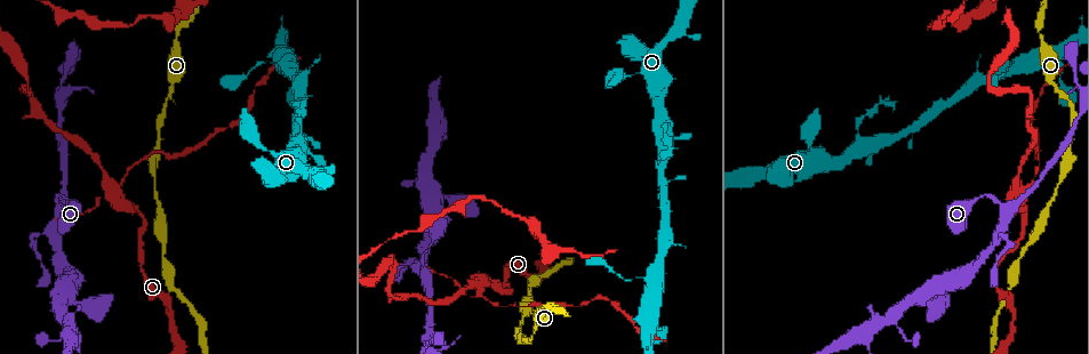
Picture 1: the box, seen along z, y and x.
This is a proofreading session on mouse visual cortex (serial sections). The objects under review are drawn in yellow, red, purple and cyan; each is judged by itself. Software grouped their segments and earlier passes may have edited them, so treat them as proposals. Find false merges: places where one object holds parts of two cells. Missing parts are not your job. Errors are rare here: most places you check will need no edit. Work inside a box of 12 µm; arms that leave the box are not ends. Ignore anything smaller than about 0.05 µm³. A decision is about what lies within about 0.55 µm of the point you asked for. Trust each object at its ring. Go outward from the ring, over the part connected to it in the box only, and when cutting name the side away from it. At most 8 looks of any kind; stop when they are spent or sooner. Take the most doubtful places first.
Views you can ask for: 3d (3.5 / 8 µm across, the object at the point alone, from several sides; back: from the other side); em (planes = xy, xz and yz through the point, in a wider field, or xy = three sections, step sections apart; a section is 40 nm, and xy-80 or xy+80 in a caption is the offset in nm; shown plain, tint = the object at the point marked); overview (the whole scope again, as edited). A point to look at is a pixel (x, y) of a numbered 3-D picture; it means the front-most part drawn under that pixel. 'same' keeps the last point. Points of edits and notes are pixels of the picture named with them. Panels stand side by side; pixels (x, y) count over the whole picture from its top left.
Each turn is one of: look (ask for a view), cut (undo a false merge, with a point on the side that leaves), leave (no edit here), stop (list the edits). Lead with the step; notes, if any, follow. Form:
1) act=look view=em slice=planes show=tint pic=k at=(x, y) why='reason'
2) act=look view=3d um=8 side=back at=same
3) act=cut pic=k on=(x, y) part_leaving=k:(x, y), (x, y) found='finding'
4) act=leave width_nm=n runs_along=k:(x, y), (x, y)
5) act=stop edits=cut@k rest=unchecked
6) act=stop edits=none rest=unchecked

act=look view=3d um=3.5 pic=1 at=(1017, 187) why='sharp bend'

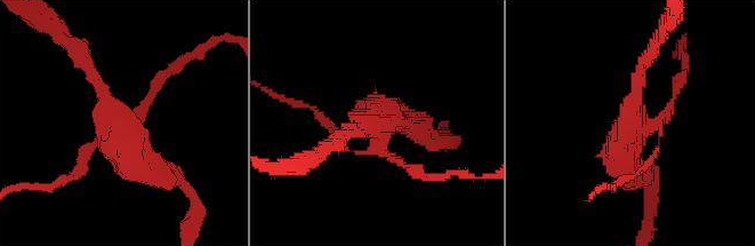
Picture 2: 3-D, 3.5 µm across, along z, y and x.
act=look view=em slice=xy step=2 show=tint pic=2 at=(377, 126)

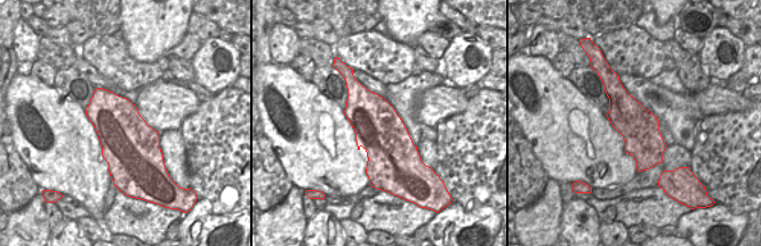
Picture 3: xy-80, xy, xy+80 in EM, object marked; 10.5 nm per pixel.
act=cut pic=2 on=(85, 156) part_leaving=2:(378, 148), (427, 177), (449, 174) found='a second cell is stuck on'

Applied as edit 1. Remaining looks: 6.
act=look view=overview why='see it whole again'

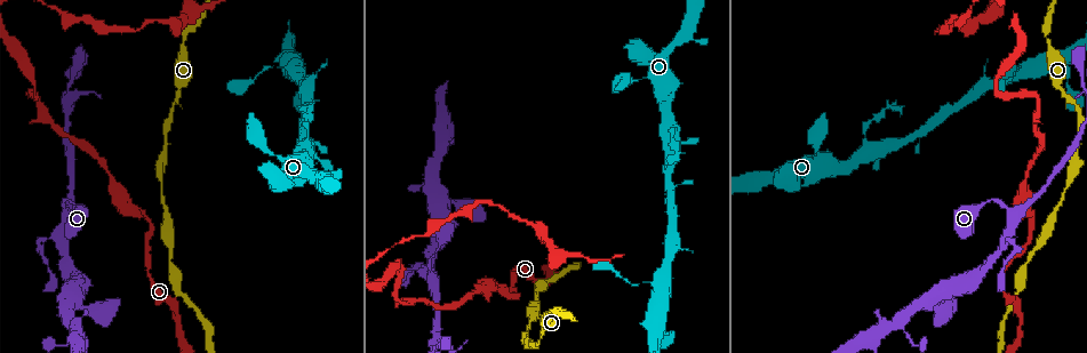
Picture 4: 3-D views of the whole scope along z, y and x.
act=look view=3d um=3.5 side=back pic=4 at=(26, 95) why='abrupt turn'

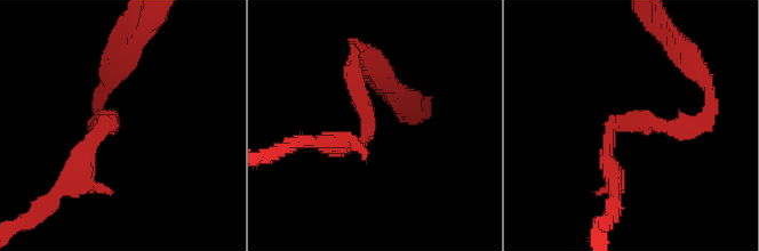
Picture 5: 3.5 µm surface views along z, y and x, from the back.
act=look view=em slice=xy step=1 show=tint pic=5 at=(368, 134) arm_widths_nm=250,250 why='need the tissue'

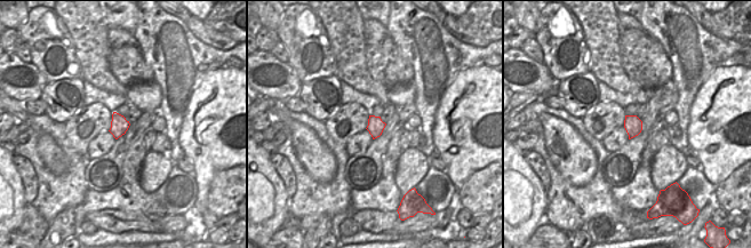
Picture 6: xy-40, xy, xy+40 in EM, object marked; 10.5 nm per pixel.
act=leave runs_along=5:(614, 178), (617, 122), (693, 126) found='all the same cell'

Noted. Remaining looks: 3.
act=look view=3d um=3.5 pic=4 at=(50, 237) why='three-way junction'

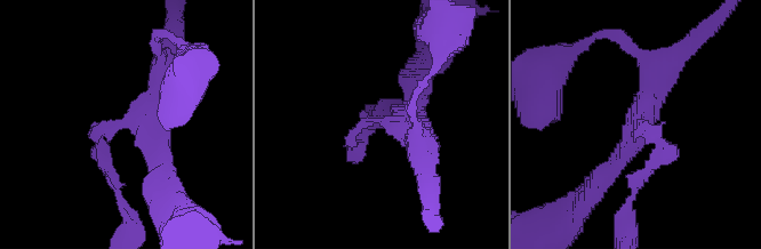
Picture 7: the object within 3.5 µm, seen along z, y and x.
act=look view=em slice=xy step=2 show=tint pic=7 at=(120, 123) why='need the tissue'

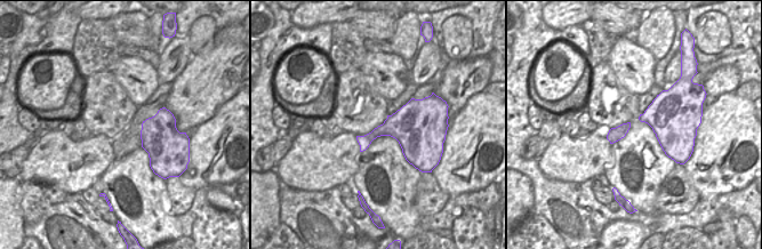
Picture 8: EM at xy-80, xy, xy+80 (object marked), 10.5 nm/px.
act=leave arm_widths_nm=200,300,400 found='all the same cell'

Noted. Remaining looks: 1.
act=stop edits=cut@2 rest=unchecked

